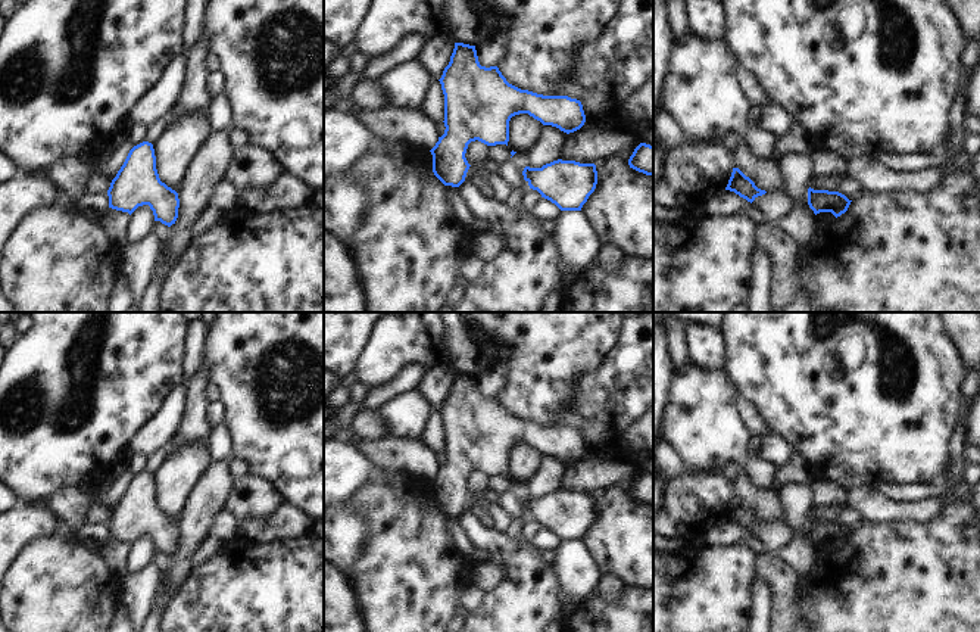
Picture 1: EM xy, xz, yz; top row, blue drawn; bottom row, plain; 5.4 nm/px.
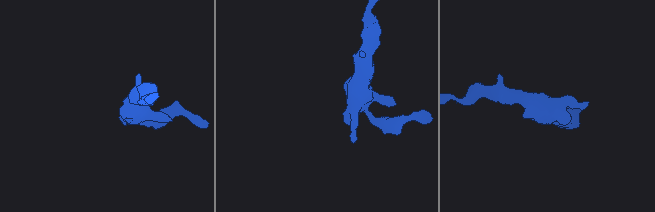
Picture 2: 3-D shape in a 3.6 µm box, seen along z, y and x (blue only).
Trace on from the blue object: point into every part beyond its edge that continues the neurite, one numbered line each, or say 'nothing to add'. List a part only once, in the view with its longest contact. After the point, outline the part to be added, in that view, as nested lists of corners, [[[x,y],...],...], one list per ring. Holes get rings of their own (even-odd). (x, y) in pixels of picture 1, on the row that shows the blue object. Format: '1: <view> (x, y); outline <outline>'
nothing to add

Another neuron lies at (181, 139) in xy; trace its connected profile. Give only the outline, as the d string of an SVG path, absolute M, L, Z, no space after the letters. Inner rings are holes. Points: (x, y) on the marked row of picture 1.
M172 108L169 115L172 116L172 122L153 143L153 149L156 156L156 169L160 181L178 193L191 158L199 152L200 146L209 137L212 130L207 124L206 112L187 113L180 116Z

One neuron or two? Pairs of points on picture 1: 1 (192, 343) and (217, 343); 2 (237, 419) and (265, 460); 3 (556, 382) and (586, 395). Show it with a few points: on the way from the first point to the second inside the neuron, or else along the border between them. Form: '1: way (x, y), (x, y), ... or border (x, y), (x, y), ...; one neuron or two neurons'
1: border (209, 327), (203, 355); two neurons
2: way (247, 429), (265, 450); one neuron
3: border (596, 366), (580, 374), (564, 401), (565, 407); two neurons

